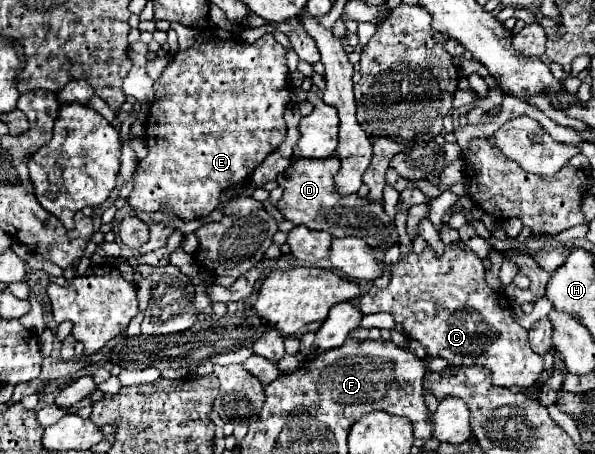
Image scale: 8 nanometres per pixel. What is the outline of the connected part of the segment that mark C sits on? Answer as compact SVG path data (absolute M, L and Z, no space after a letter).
M464 241L444 245L442 255L436 255L430 245L426 245L422 253L410 249L390 265L388 287L370 287L370 291L360 297L360 309L364 309L364 313L390 313L394 321L404 327L404 335L416 339L430 357L442 357L450 365L486 367L492 373L492 383L498 387L528 387L538 381L538 375L544 371L544 361L530 349L528 331L514 321L506 297L502 299L484 283L484 271L480 257Z

